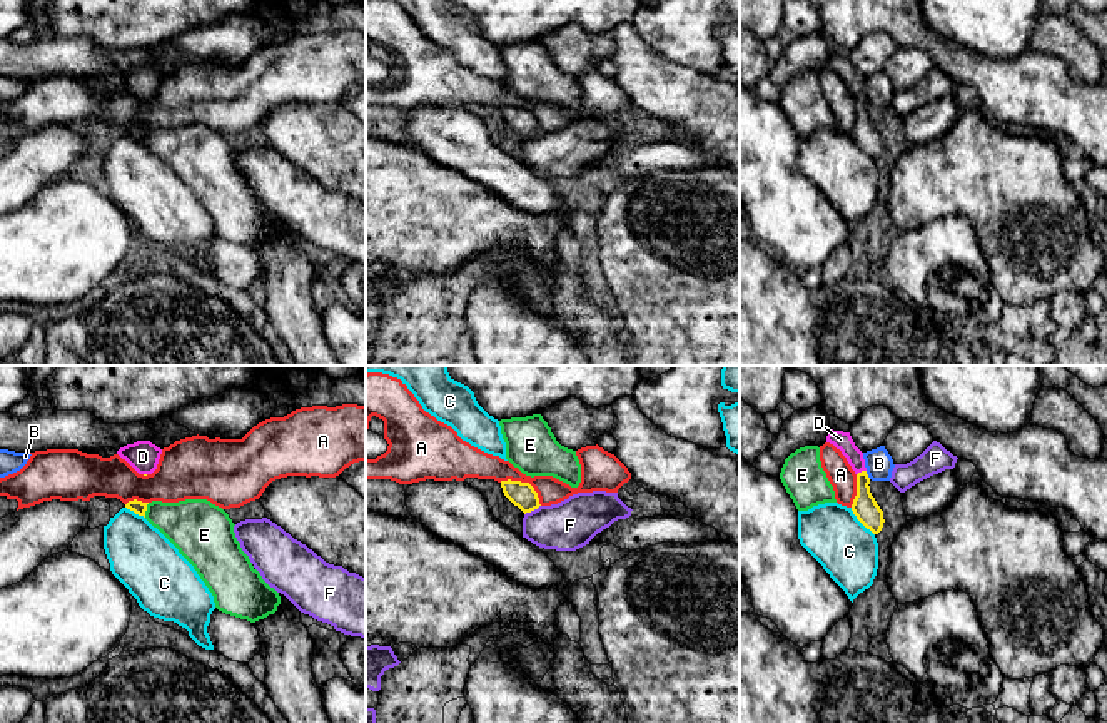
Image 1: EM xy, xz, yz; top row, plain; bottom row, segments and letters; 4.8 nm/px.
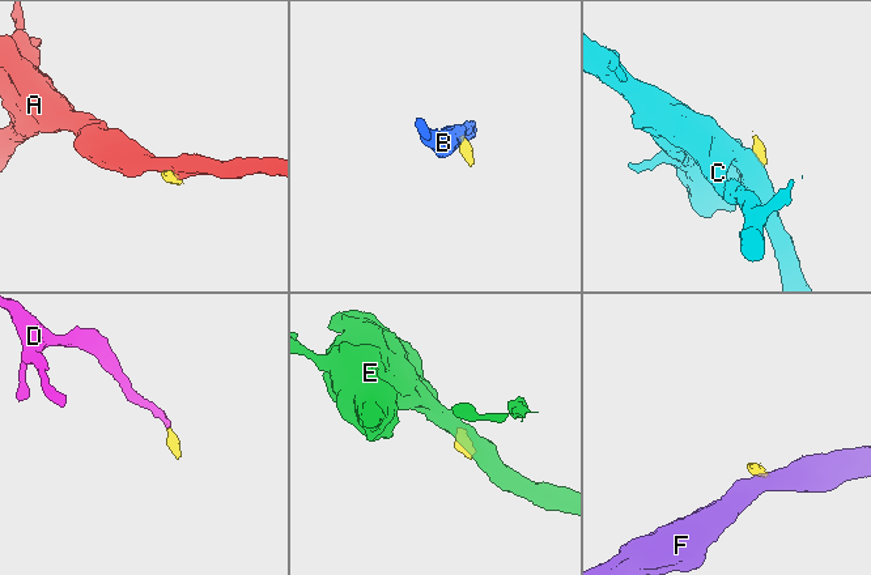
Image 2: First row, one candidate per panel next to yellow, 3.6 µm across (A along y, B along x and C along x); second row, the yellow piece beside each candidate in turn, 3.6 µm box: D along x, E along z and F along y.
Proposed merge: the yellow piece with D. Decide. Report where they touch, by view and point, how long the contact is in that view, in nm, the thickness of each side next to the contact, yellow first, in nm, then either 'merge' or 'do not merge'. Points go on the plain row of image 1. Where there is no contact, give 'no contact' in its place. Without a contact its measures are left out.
yz (862, 97) | 50 nm | 120/90 nm | merge

